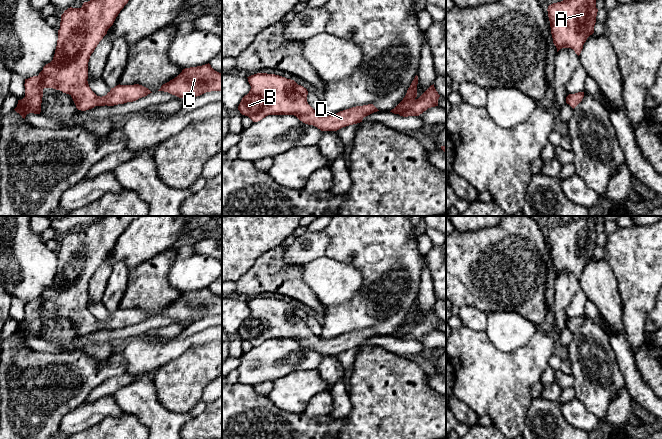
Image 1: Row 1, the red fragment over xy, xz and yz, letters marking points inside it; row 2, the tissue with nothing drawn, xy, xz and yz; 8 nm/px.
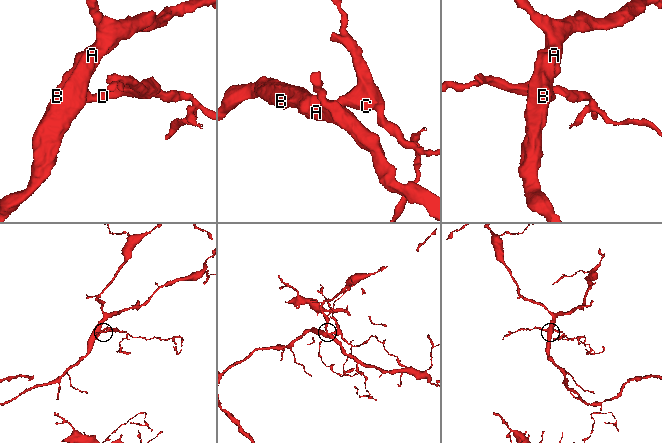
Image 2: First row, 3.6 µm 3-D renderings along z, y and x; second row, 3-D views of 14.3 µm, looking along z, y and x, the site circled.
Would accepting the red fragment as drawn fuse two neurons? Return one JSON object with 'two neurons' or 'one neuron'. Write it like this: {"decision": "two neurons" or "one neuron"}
{"decision": "one neuron"}

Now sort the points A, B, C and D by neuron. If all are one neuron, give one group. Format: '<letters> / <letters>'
A B C D

